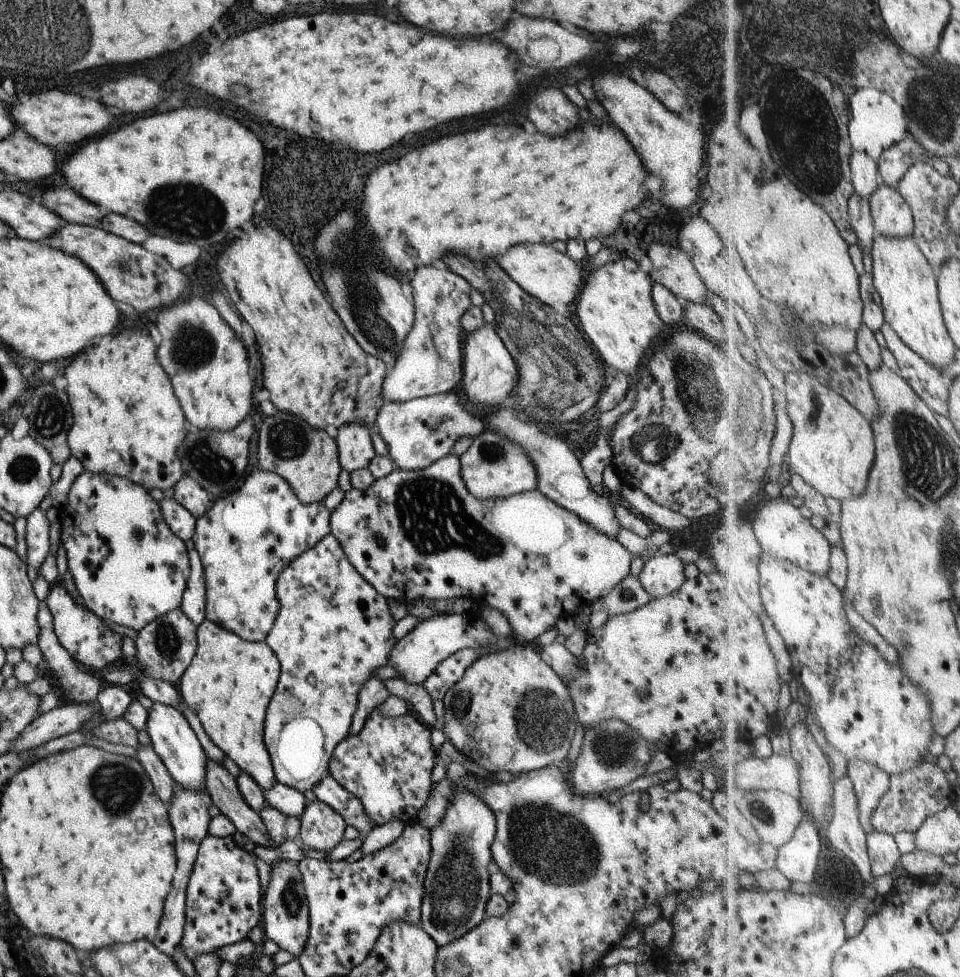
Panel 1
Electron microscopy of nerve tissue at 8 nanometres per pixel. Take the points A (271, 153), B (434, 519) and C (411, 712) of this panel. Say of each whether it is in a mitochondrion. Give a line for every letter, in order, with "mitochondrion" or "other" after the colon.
A: other
B: mitochondrion
C: other

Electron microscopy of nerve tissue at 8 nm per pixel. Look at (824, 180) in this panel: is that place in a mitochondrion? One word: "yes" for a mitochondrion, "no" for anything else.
yes

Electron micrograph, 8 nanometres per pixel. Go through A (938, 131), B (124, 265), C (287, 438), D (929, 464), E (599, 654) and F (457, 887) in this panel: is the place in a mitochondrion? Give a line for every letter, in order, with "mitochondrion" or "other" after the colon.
A: mitochondrion
B: mitochondrion
C: mitochondrion
D: mitochondrion
E: other
F: mitochondrion

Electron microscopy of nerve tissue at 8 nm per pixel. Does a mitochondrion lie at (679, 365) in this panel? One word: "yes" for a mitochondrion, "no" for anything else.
no

